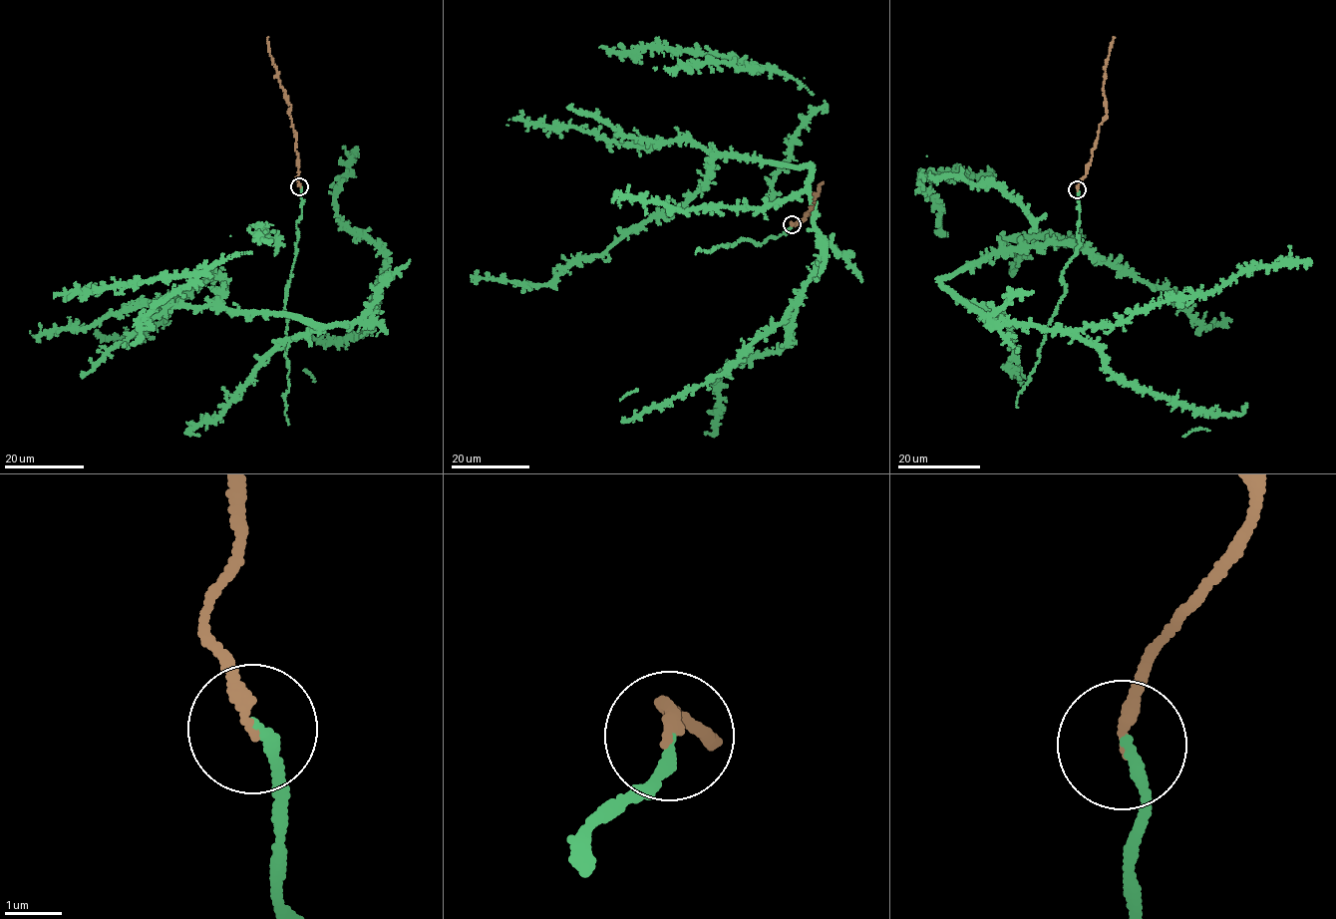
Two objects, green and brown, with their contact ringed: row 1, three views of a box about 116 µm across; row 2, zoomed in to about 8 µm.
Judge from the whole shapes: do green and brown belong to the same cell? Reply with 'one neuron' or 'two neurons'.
one neuron

